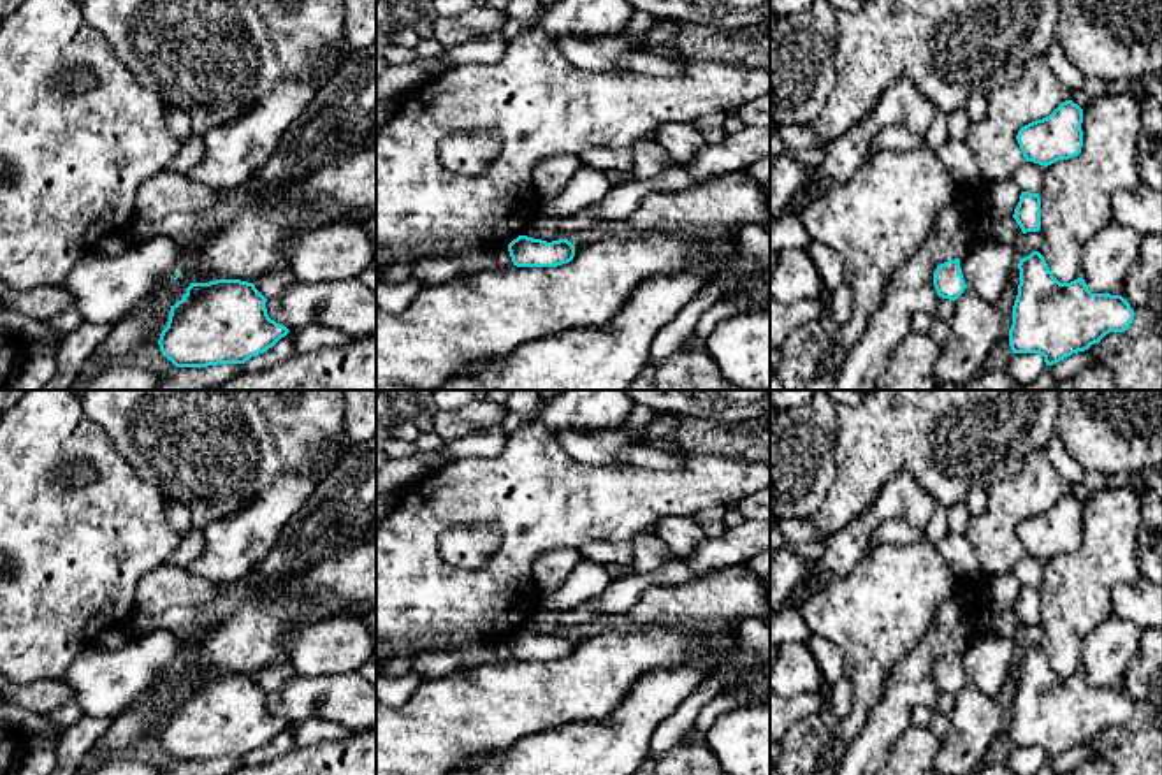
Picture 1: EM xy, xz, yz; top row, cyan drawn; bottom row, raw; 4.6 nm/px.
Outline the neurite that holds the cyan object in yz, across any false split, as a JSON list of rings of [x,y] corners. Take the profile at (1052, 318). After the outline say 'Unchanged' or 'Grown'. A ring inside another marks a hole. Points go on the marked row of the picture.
[[[1039,251],[1021,258],[1018,269],[1009,329],[1013,353],[1039,353],[1053,366],[1109,332],[1127,330],[1134,320],[1136,313],[1122,295],[1092,293],[1083,278],[1060,283]]]. Unchanged

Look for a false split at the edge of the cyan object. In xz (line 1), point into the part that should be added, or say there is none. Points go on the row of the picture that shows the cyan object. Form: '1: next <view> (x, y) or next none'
1: next none

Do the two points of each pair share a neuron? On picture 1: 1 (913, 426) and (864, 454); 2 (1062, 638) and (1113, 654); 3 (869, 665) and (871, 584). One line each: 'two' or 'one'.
1: one
2: two
3: one

